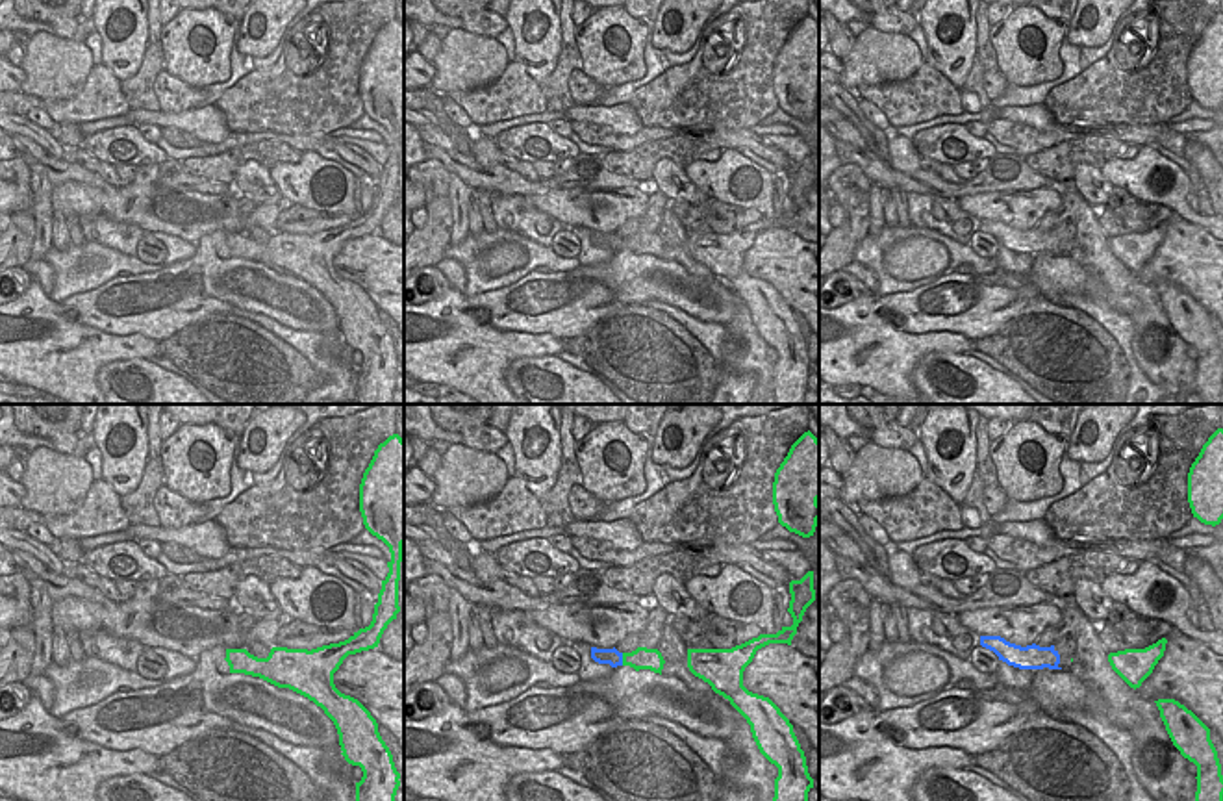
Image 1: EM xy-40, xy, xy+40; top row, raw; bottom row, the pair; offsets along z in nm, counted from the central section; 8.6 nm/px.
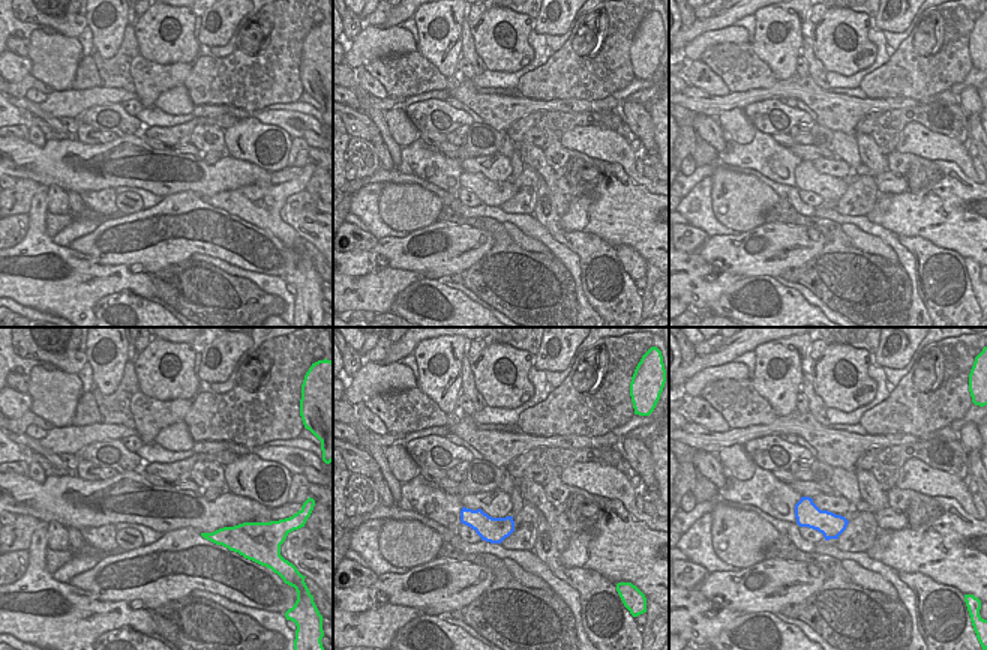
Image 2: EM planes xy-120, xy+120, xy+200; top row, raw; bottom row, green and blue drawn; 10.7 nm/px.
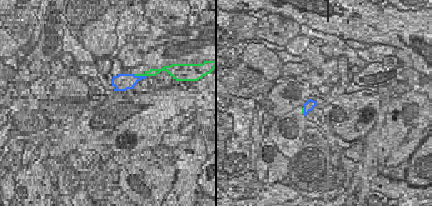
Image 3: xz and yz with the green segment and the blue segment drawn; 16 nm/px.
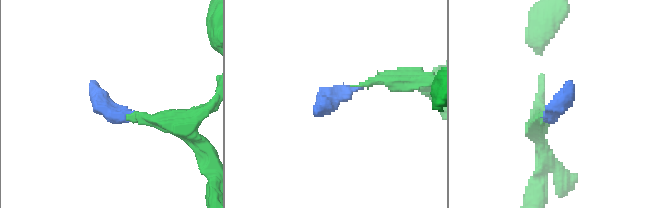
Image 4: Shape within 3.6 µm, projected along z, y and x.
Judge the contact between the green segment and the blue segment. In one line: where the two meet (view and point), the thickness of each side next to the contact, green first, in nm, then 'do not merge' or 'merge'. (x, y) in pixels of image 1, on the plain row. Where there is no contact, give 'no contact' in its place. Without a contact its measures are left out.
xy (623, 243) | 190/140 nm | merge

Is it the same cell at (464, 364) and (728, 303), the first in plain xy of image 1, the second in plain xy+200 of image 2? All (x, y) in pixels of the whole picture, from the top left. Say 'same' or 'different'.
different

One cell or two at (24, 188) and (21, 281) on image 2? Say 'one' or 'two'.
two

